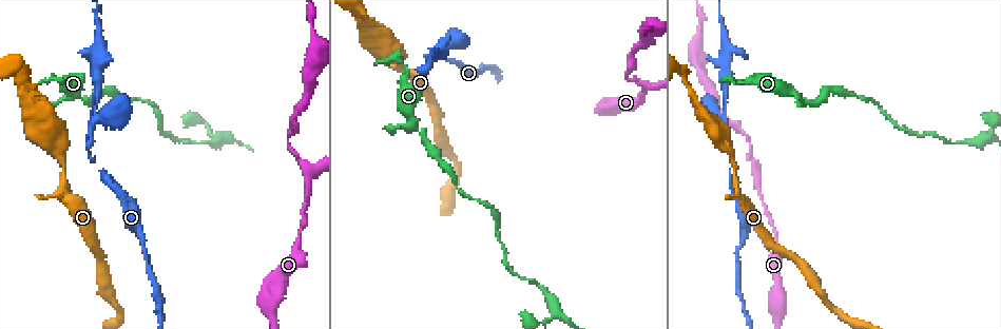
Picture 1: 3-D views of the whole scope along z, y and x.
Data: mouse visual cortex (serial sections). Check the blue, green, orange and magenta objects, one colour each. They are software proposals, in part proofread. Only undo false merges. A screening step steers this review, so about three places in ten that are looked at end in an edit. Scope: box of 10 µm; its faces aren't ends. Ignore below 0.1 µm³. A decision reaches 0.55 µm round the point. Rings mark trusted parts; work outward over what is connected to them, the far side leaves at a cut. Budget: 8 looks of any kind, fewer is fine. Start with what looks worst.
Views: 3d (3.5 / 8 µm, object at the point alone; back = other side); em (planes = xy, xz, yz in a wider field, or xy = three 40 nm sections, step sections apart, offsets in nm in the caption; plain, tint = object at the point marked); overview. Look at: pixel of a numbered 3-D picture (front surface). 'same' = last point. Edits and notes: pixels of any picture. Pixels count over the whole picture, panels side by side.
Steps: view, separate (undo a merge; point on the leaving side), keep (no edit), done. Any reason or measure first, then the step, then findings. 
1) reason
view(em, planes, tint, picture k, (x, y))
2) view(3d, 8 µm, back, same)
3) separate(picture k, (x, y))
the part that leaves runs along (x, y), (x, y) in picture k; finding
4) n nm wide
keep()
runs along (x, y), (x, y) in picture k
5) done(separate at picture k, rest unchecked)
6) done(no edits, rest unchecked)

a fork
view(3d, 8 µm, picture 1, (93, 122))

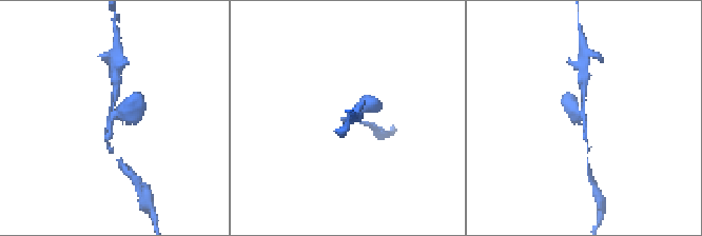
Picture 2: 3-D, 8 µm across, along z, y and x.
now the EM
view(em, xy, step 3, tint, same)

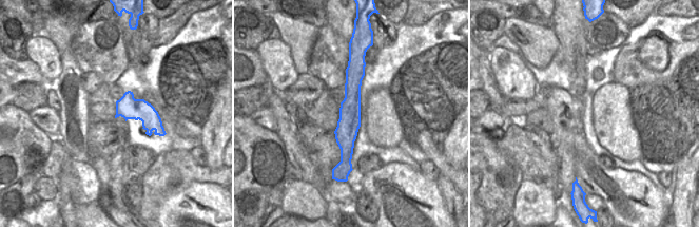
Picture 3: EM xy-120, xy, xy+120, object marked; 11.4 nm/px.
keep()
runs along (109, 146), (111, 118), (134, 101) in picture 2; all the same cell

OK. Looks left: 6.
a fork
view(3d, 3.5 µm, picture 1, (646, 88))

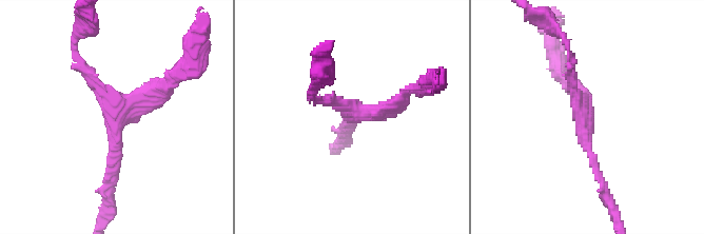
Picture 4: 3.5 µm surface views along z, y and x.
3 arms; arms of 150, 150, 200 nm
view(em, xy, step 5, tint, picture 4, (351, 116))

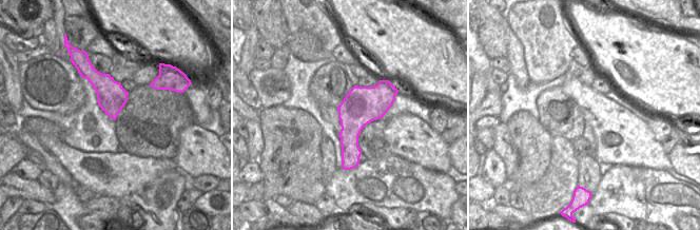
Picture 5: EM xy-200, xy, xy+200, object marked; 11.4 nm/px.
keep()
runs along (604, 182), (585, 143), (571, 62) in picture 4; continuous, no second cell

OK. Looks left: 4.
sudden change in width
view(3d, 3.5 µm, picture 1, (99, 17))

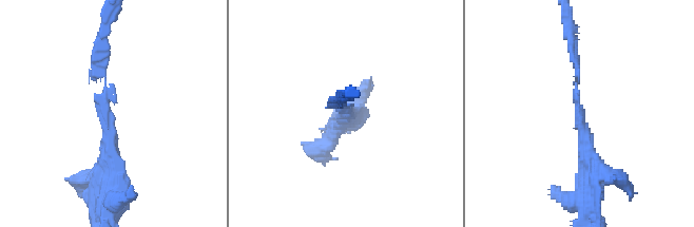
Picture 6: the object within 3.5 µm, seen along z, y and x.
view(em, xy, step 5, tint, picture 6, (580, 114))

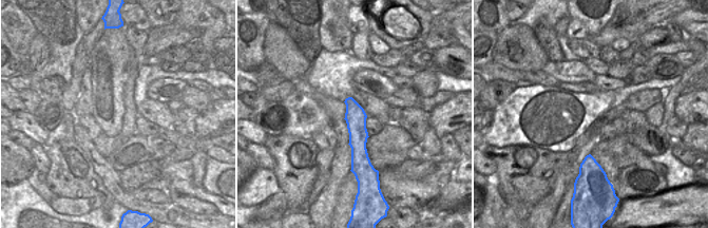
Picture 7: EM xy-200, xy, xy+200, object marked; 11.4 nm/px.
keep()
runs along (348, 100), (355, 112), (361, 156) in picture 7; continuous, no second cell

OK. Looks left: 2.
done(no edits, rest unchecked)

